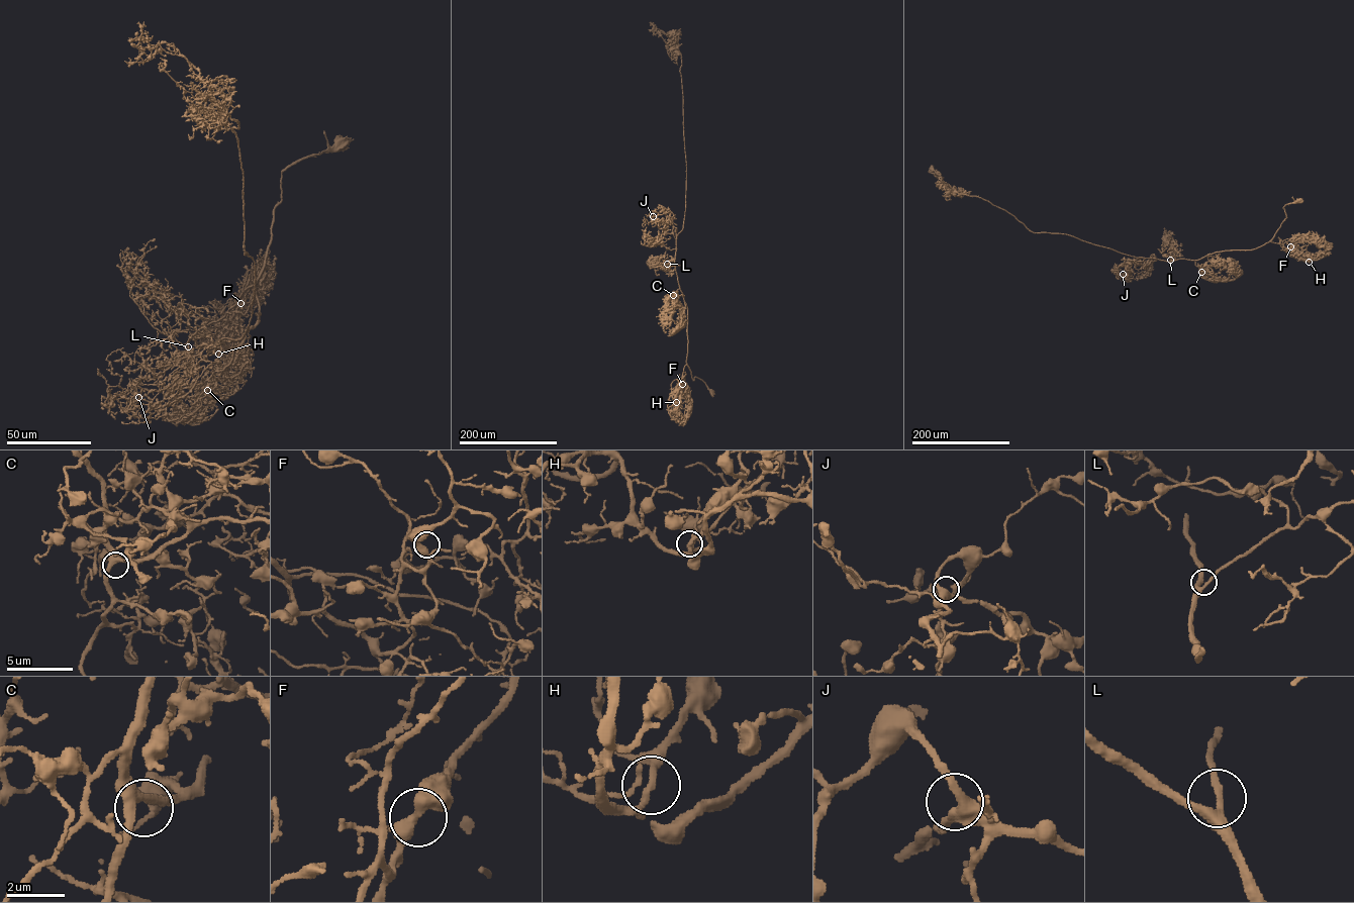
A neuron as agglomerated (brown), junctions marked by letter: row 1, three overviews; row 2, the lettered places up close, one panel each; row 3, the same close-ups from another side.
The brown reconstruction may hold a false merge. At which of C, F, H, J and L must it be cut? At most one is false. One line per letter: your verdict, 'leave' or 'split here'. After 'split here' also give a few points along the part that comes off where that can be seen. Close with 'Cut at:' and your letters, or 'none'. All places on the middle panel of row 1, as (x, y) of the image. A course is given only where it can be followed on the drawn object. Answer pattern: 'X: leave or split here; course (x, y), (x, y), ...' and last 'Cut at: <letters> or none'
C: leave
F: leave
H: leave
J: leave
L: leave
Cut at: none

